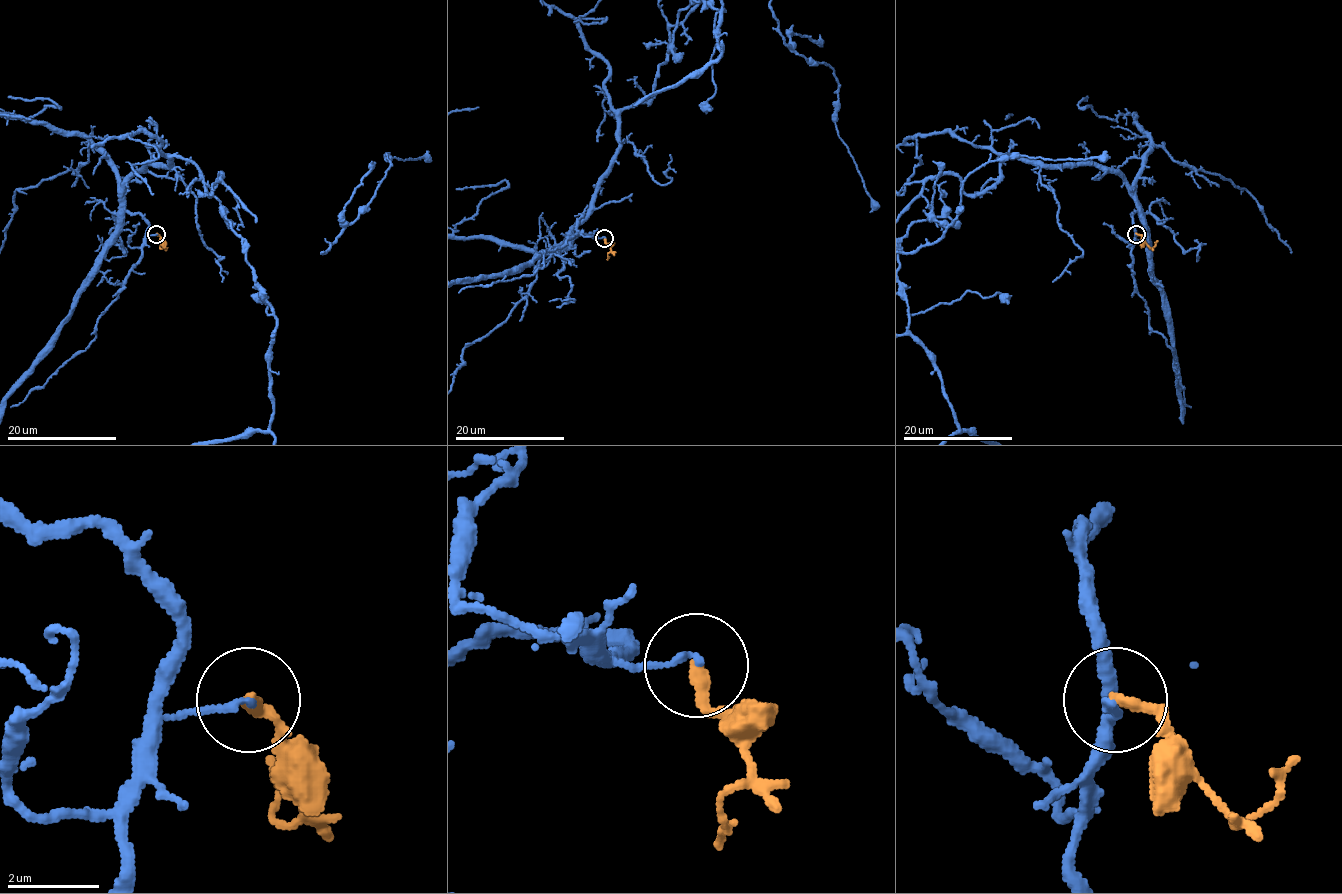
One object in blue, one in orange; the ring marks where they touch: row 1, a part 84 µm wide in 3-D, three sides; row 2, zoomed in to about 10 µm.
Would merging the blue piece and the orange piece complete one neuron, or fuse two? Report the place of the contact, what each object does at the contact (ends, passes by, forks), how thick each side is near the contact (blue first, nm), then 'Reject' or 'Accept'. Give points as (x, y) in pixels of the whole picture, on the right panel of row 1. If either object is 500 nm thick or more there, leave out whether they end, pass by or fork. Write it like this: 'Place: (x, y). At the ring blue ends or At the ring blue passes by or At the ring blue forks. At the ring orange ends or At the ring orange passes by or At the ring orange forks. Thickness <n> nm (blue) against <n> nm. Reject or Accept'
Place: (1136, 234). At the ring blue ends. At the ring orange ends. Thickness 130 nm (blue) against 260 nm. Reject

